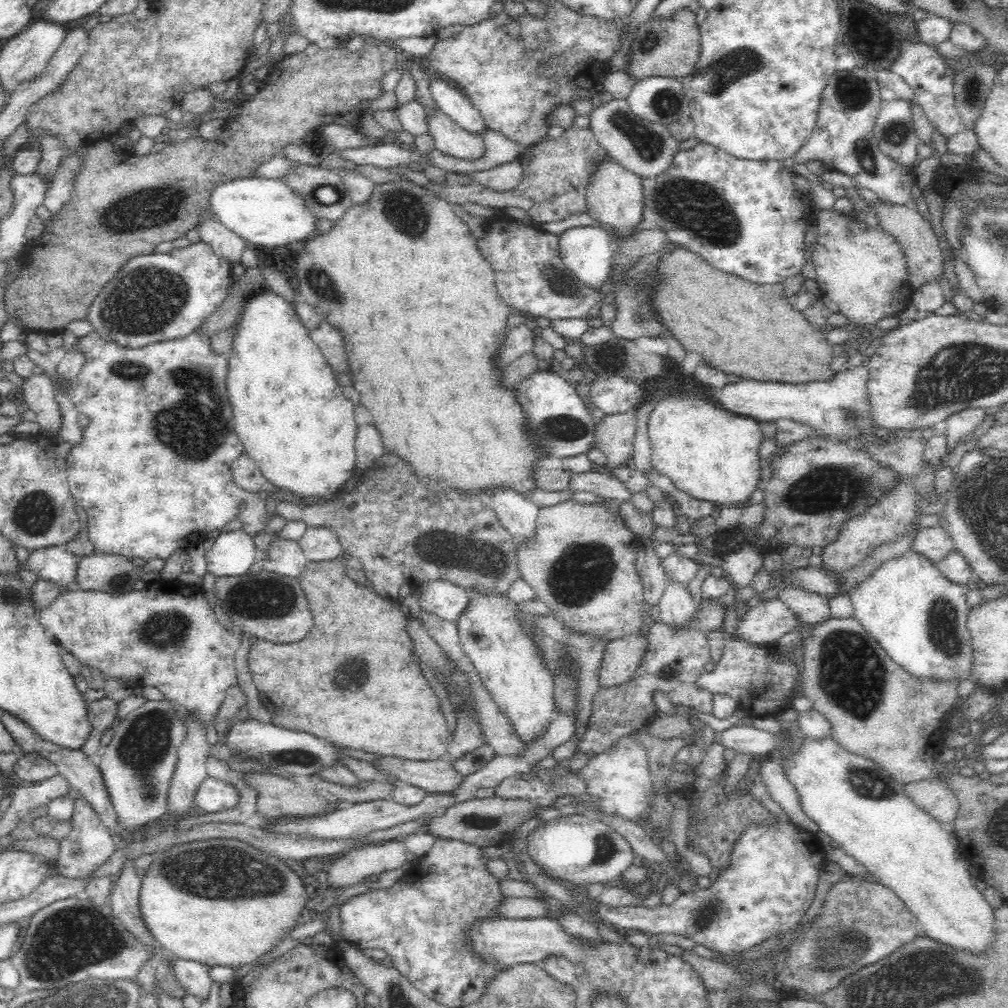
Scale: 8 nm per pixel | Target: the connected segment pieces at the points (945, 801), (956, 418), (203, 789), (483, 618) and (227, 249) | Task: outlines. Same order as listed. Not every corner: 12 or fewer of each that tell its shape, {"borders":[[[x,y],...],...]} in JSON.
{"borders":[[[938,777],[903,785],[916,806],[950,827],[959,800]],[[970,407],[950,415],[942,424],[948,444],[982,424],[990,410]],[[206,777],[198,787],[202,813],[232,808],[239,799],[233,782]],[[472,593],[460,644],[526,744],[555,682],[506,595]],[[216,216],[198,227],[202,241],[232,263],[249,246]]]}

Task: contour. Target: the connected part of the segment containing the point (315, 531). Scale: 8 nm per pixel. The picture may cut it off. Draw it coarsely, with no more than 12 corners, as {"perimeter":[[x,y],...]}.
{"perimeter":[[307,527],[299,545],[310,562],[344,553],[324,527]]}

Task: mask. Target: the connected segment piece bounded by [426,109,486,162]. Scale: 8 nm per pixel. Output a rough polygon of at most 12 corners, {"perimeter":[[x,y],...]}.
{"perimeter":[[428,110],[427,133],[440,152],[471,162],[485,158],[482,136]]}

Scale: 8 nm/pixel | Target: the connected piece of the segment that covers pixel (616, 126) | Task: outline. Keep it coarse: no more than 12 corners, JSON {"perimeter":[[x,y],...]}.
{"perimeter":[[626,99],[595,107],[589,129],[620,167],[656,179],[678,140]]}

